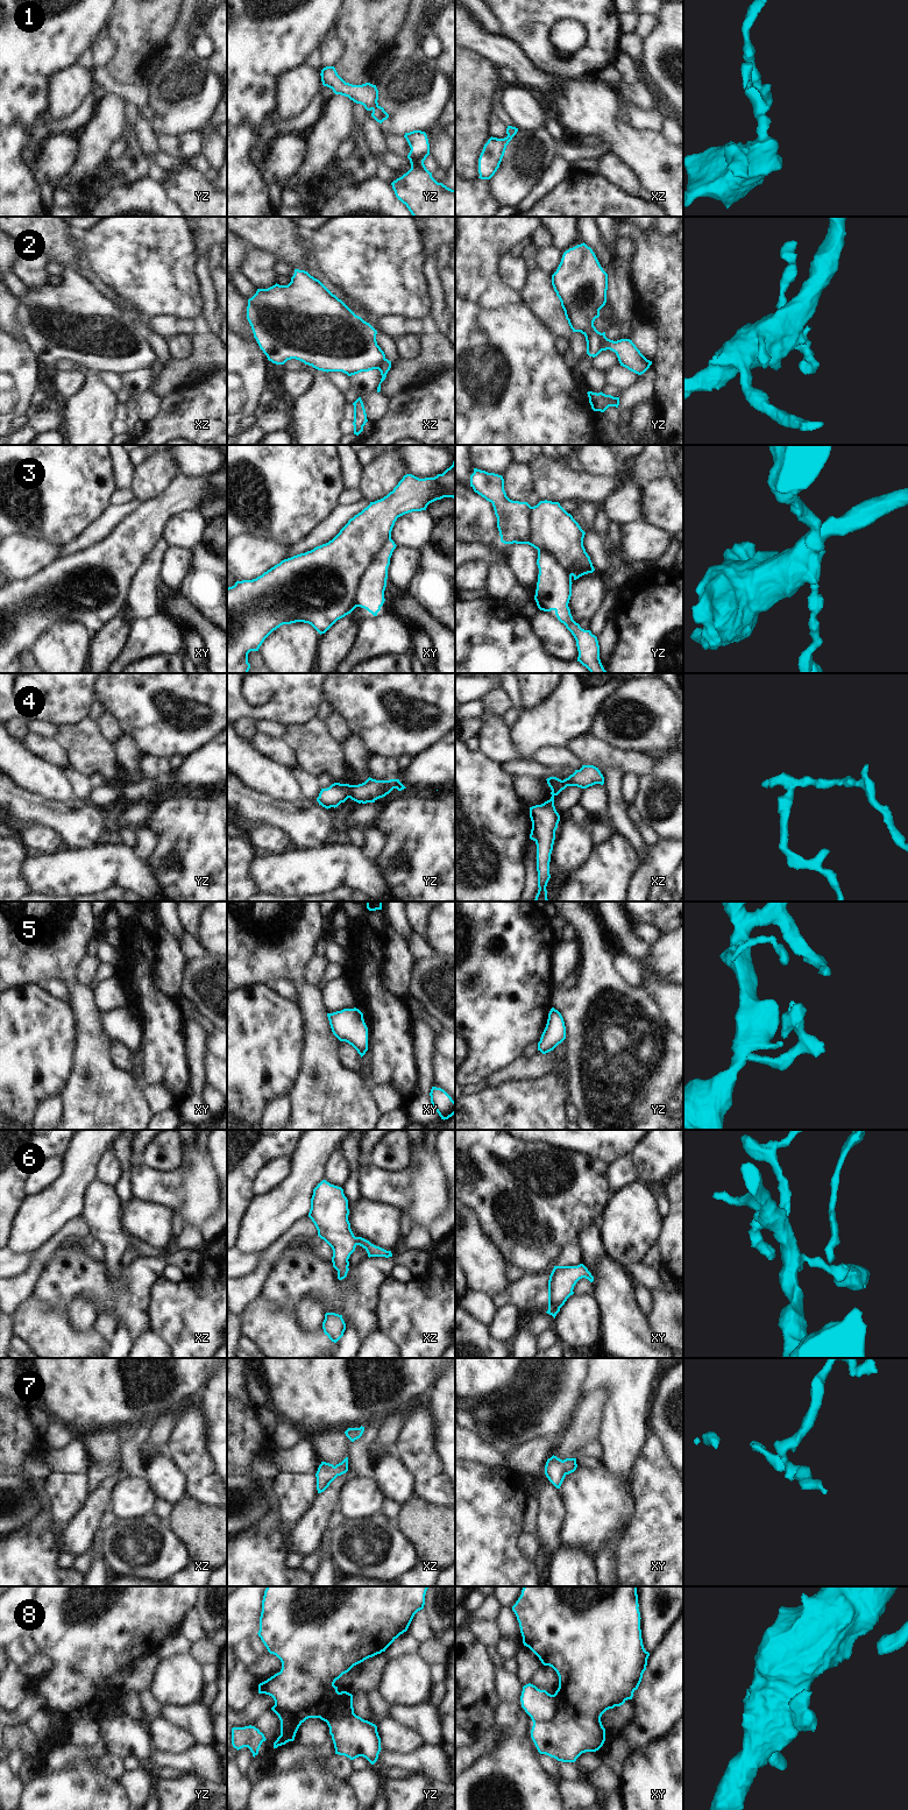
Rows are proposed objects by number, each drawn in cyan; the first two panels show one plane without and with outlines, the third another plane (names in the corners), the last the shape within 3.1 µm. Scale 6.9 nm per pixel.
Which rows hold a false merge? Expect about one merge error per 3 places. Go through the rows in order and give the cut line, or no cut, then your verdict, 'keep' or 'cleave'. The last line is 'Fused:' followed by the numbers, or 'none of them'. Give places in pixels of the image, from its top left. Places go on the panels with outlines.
1: no cut | keep
2: yz (604, 332), (602, 334), (601, 350) | cleave
3: no cut | keep
4: no cut | keep
5: xy (355, 1009), (362, 1016) | cleave
6: no cut | keep
7: no cut | keep
8: yz (352, 1696), (348, 1696), (333, 1709), (331, 1713), (332, 1720) | cleave
Fused: 2, 5, 8

